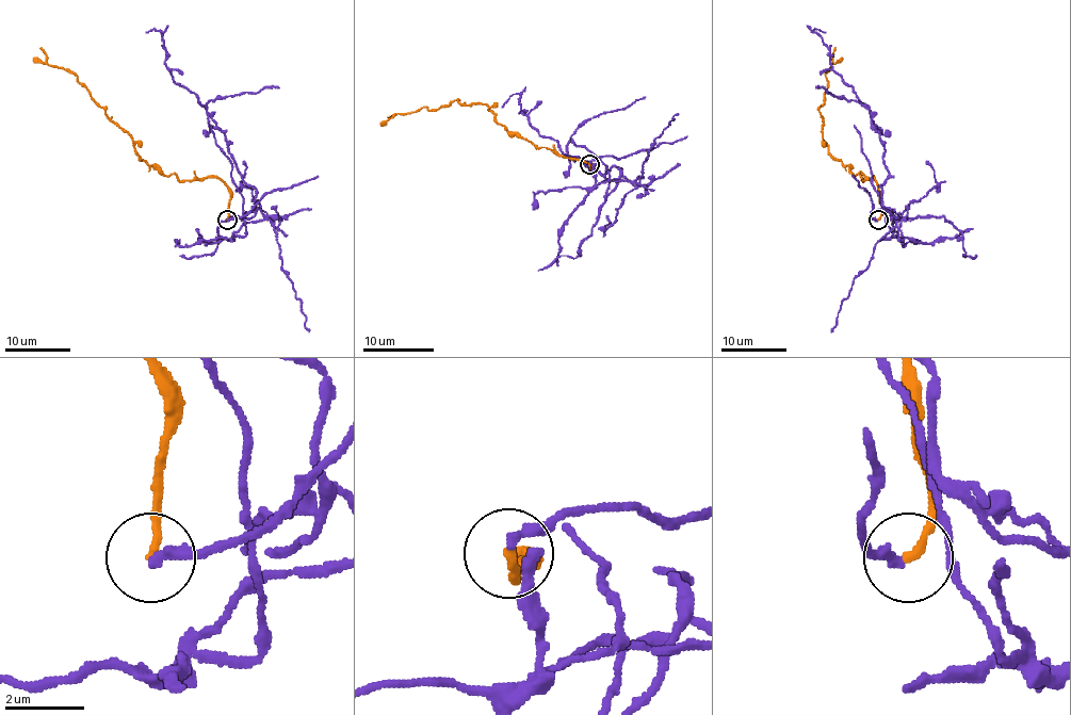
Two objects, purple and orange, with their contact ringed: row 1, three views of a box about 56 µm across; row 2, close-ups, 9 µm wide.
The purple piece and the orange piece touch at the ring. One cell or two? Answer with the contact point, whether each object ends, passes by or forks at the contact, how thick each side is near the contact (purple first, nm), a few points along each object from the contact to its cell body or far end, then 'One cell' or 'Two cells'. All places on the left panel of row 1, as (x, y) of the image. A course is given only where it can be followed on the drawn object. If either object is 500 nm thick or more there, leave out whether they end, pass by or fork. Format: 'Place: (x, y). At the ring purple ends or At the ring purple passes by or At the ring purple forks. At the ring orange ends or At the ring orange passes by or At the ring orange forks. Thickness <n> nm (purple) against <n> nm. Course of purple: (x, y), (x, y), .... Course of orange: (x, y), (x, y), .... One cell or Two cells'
Place: (227, 220). At the ring purple ends. At the ring orange ends. Thickness 280 nm (purple) against 240 nm. Course of purple: (228, 218), (249, 211), (254, 188), (241, 176), (224, 133), (206, 109), (166, 69), (162, 31), (145, 33). Course of orange: (228, 218), (229, 190), (217, 178), (163, 176), (135, 153), (130, 139), (72, 74), (33, 58). Two cells

